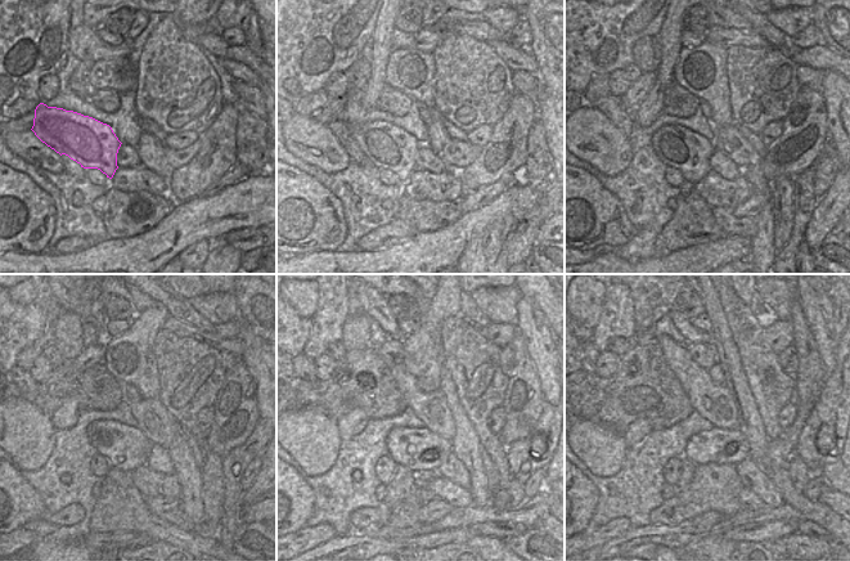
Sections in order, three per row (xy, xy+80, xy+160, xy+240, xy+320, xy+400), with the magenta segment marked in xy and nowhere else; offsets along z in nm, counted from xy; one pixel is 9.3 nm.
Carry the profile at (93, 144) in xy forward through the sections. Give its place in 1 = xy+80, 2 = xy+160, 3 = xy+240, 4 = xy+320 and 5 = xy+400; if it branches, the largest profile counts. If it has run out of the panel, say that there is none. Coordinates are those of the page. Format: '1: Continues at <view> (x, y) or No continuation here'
1: Continues at xy+80 (386, 146)
2: Continues at xy+160 (677, 147)
3: Continues at xy+240 (125, 447)
4: Continues at xy+320 (415, 448)
5: Continues at xy+400 (716, 445)

